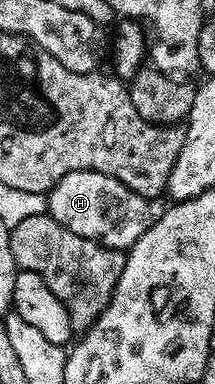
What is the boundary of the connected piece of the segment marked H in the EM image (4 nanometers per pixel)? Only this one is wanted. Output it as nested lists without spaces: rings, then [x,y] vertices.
[[[70,171],[47,194],[48,215],[75,234],[97,240],[115,251],[128,251],[155,221],[148,197],[129,190],[119,179],[100,171]]]

